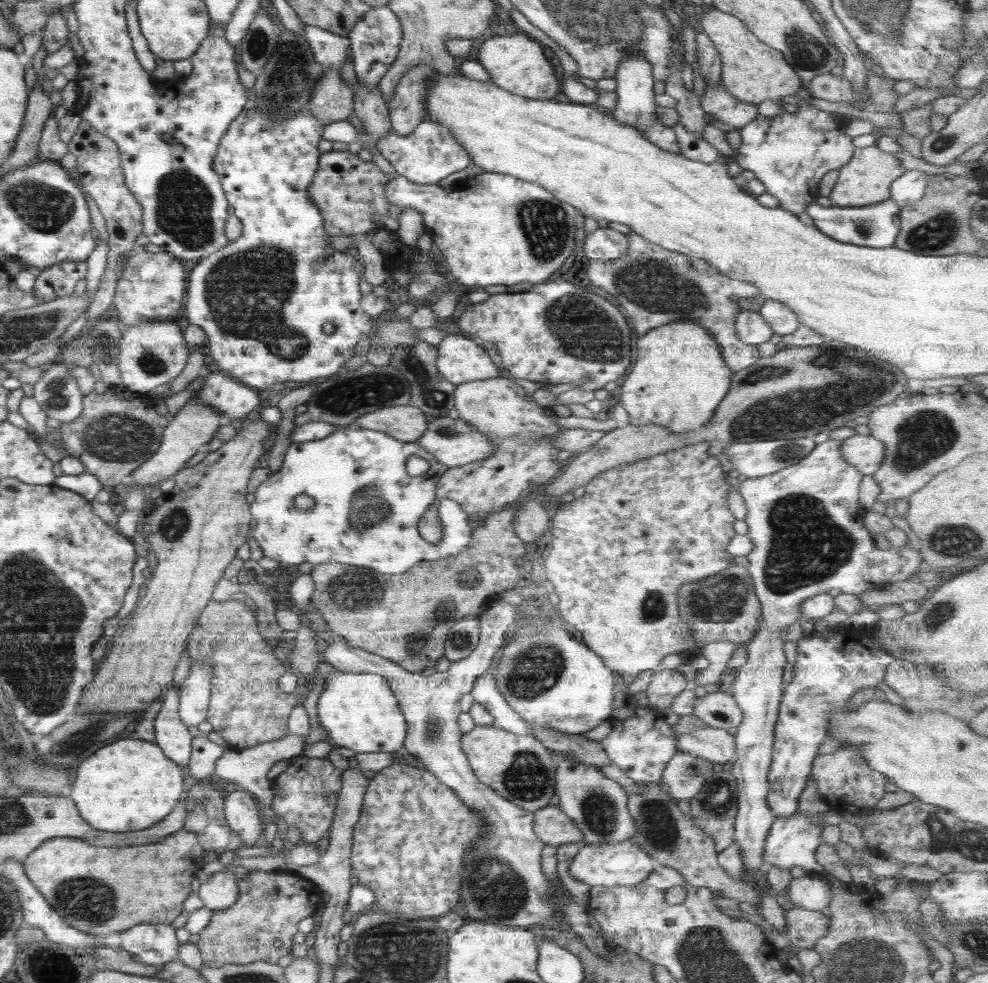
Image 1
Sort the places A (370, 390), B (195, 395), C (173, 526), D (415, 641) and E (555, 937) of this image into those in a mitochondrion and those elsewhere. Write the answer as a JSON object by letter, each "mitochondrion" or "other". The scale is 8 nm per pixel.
{"A":"mitochondrion","B":"other","C":"mitochondrion","D":"mitochondrion","E":"other"}

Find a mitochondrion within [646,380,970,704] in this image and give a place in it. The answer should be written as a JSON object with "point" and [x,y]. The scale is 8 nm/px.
{"point":[807,545]}

